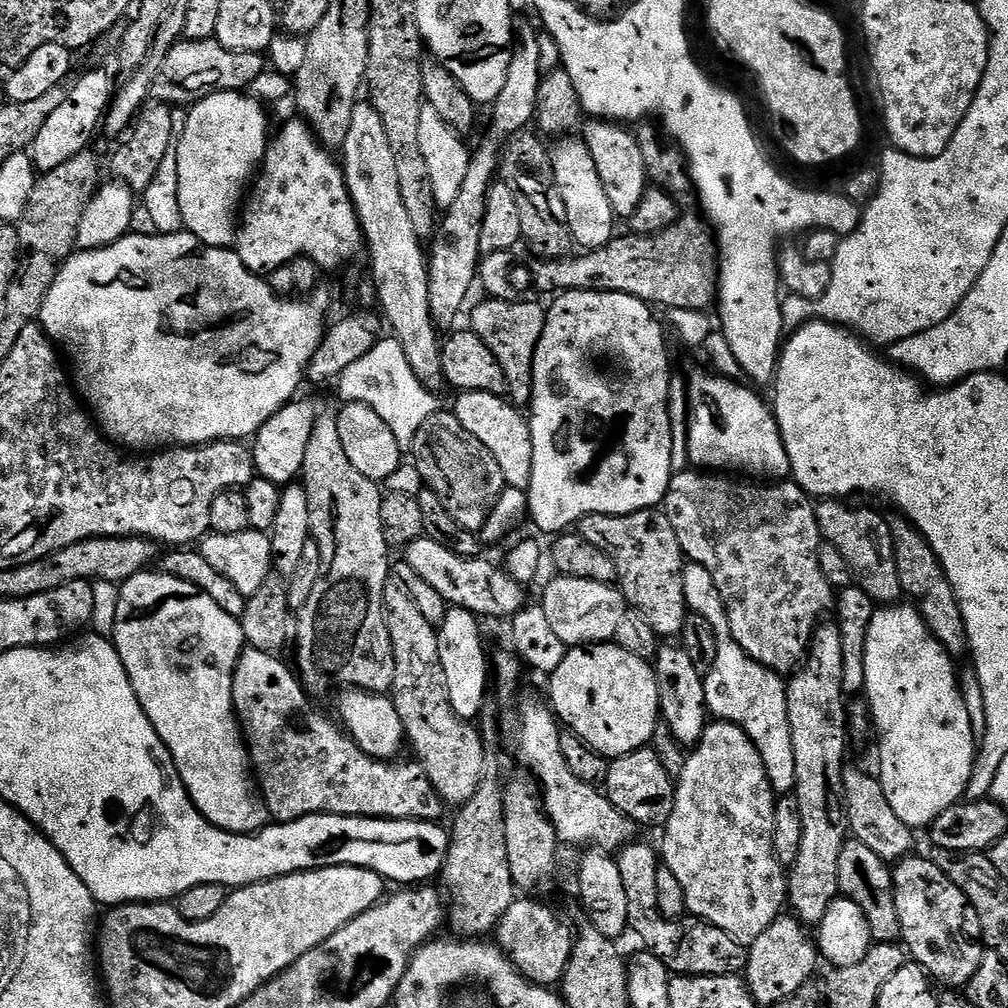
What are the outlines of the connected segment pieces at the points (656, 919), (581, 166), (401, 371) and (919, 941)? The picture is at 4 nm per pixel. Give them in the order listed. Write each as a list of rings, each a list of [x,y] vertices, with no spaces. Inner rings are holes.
[[[633,842],[620,849],[615,857],[618,870],[622,870],[622,882],[626,885],[626,898],[630,905],[629,929],[641,940],[643,947],[653,952],[663,964],[668,967],[669,973],[677,976],[735,976],[743,973],[748,967],[748,948],[736,941],[733,936],[726,934],[713,924],[695,918],[681,918],[667,920],[658,910],[658,893],[654,882],[658,878],[658,870],[662,867],[661,857],[648,844]]]
[[[572,138],[557,139],[555,141],[556,148],[554,144],[550,152],[554,188],[560,191],[560,200],[564,203],[565,213],[563,212],[563,215],[566,217],[573,241],[579,247],[581,244],[584,247],[581,249],[584,250],[600,248],[606,242],[614,239],[618,217],[612,213],[610,198],[606,198],[606,190],[602,190],[602,178],[598,178],[594,158],[590,158],[590,150],[584,145],[583,139],[568,139]]]
[[[381,338],[374,350],[370,350],[370,354],[358,358],[354,366],[349,366],[340,375],[338,387],[341,401],[365,404],[374,409],[378,418],[382,418],[382,422],[394,430],[394,438],[398,438],[401,449],[404,450],[411,449],[422,422],[426,422],[426,418],[438,411],[436,396],[432,393],[435,391],[414,374],[406,353],[394,338]]]
[[[927,855],[904,857],[892,868],[892,881],[896,887],[894,902],[898,906],[900,940],[907,955],[937,985],[963,989],[974,978],[974,970],[978,970],[985,954],[985,949],[979,943],[971,944],[964,933],[964,915],[967,917],[970,912],[968,899]]]

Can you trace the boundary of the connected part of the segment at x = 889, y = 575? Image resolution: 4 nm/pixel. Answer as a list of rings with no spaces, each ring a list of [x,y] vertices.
[[[824,498],[816,504],[816,517],[821,537],[838,550],[842,550],[842,558],[846,558],[850,566],[855,587],[866,590],[866,594],[870,594],[870,598],[876,601],[877,605],[895,604],[901,599],[902,593],[898,582],[898,562],[894,562],[894,542],[888,520],[880,517],[872,508],[851,508],[848,504],[851,503],[840,498]]]

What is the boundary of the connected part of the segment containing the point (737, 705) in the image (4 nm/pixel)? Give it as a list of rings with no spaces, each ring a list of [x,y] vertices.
[[[685,563],[682,590],[686,590],[689,613],[706,618],[706,622],[714,626],[714,634],[718,638],[718,658],[714,658],[714,666],[704,677],[709,713],[716,720],[738,726],[750,738],[750,742],[754,742],[762,758],[762,766],[766,766],[773,792],[791,793],[796,786],[794,742],[790,739],[790,722],[786,714],[786,684],[781,673],[772,672],[766,666],[754,662],[754,658],[750,658],[746,650],[742,650],[738,642],[734,642],[722,594],[718,594],[718,586],[714,586],[714,578],[710,578],[706,566]]]

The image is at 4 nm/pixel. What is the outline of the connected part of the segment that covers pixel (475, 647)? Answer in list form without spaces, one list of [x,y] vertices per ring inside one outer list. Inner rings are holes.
[[[449,607],[446,618],[438,625],[436,634],[438,650],[442,658],[442,670],[446,670],[448,701],[450,706],[454,706],[454,714],[458,714],[463,720],[475,721],[484,711],[484,705],[489,699],[490,656],[484,653],[480,624],[478,617],[465,608]]]

